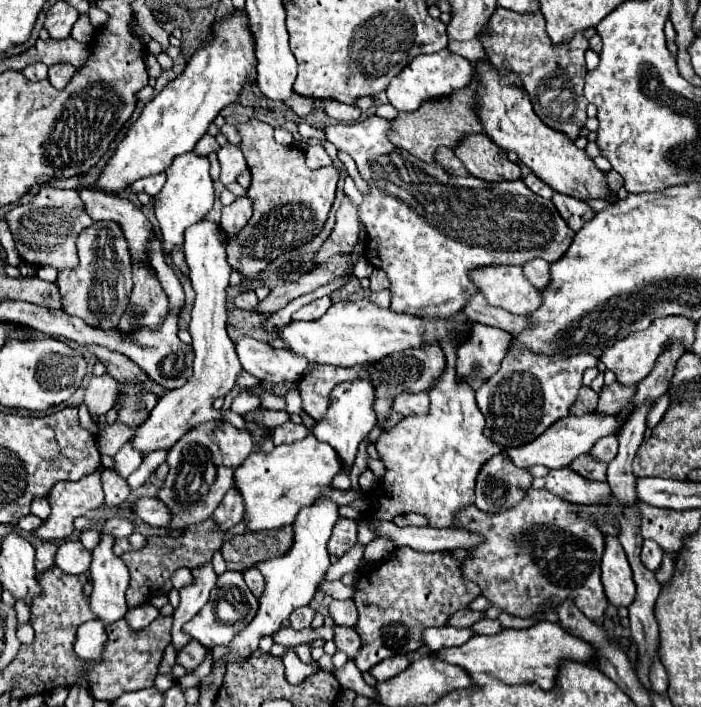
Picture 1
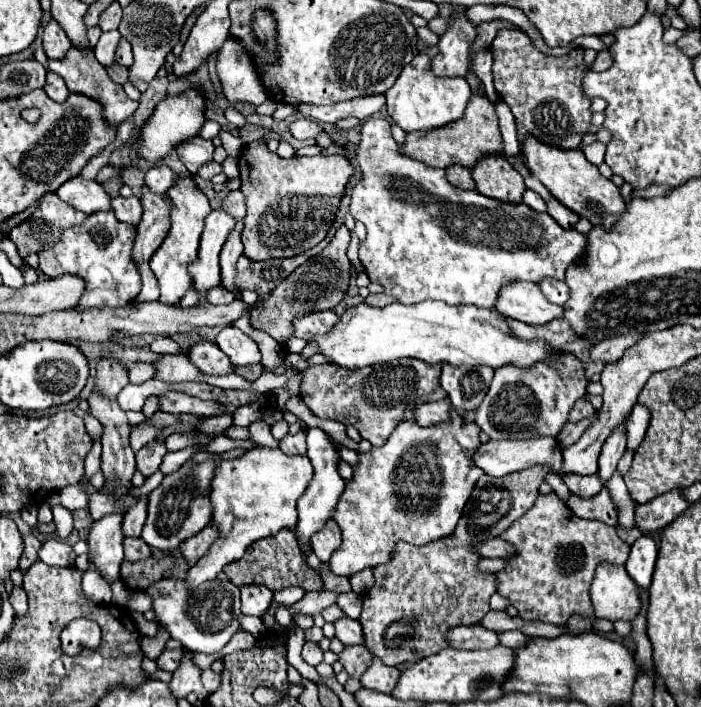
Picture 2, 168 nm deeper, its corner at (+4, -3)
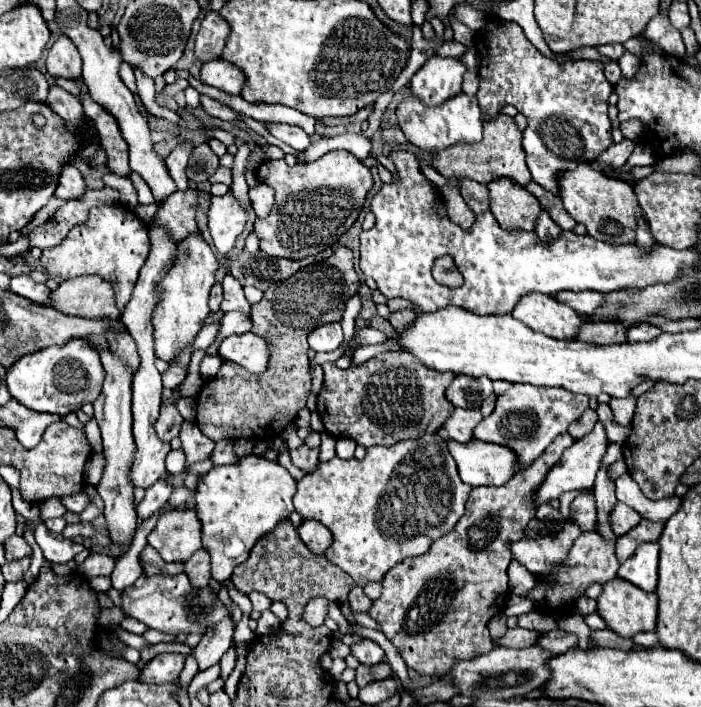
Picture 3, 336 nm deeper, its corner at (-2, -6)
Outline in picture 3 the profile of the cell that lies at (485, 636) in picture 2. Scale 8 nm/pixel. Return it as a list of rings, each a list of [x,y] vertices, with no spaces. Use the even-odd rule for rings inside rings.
[[[512,628],[504,634],[504,638],[498,640],[498,646],[506,646],[506,648],[526,648],[526,646],[534,646],[538,640],[540,632],[536,630],[524,630],[524,628]]]

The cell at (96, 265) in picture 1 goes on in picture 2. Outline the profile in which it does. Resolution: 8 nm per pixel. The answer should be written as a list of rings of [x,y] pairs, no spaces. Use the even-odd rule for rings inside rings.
[[[114,211],[94,213],[92,217],[86,217],[84,225],[66,229],[58,245],[38,253],[40,271],[50,279],[56,279],[66,273],[82,277],[86,283],[86,289],[78,303],[78,307],[82,309],[106,307],[110,305],[110,299],[116,299],[116,307],[124,307],[134,301],[134,297],[142,287],[140,273],[134,269],[130,261],[134,239],[136,239],[136,229],[128,223],[118,221]]]

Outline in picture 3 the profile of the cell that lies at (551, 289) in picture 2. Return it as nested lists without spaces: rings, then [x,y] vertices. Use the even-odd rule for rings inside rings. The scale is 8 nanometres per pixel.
[[[586,290],[586,292],[558,292],[556,300],[562,302],[562,304],[568,304],[578,314],[586,314],[586,316],[592,314],[596,308],[600,308],[606,302],[604,294],[592,292],[592,290]]]

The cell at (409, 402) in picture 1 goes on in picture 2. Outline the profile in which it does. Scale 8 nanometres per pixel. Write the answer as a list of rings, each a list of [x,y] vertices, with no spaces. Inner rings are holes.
[[[446,399],[444,401],[434,401],[434,403],[422,403],[422,405],[416,405],[414,419],[422,427],[428,427],[428,425],[446,421],[448,419],[448,409],[450,409],[450,405],[448,405]]]

